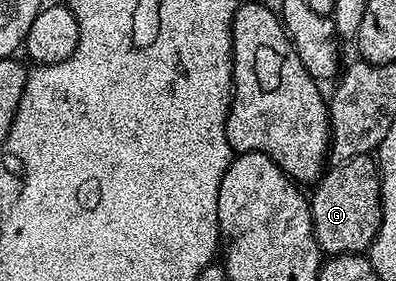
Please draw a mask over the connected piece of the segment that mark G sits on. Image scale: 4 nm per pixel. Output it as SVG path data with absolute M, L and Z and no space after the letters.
M359 154L333 165L325 169L311 190L312 227L321 251L328 256L371 251L380 227L380 168L377 159Z

